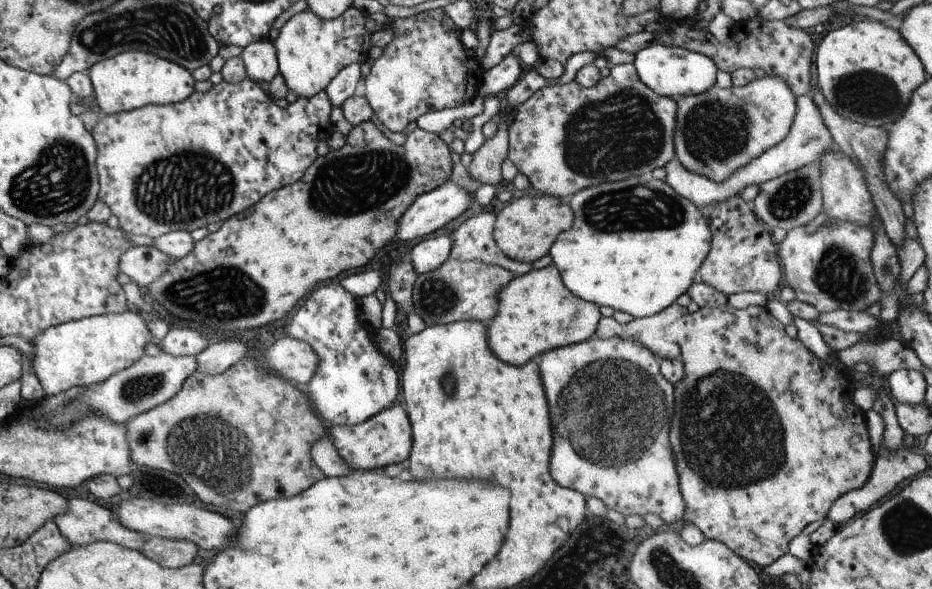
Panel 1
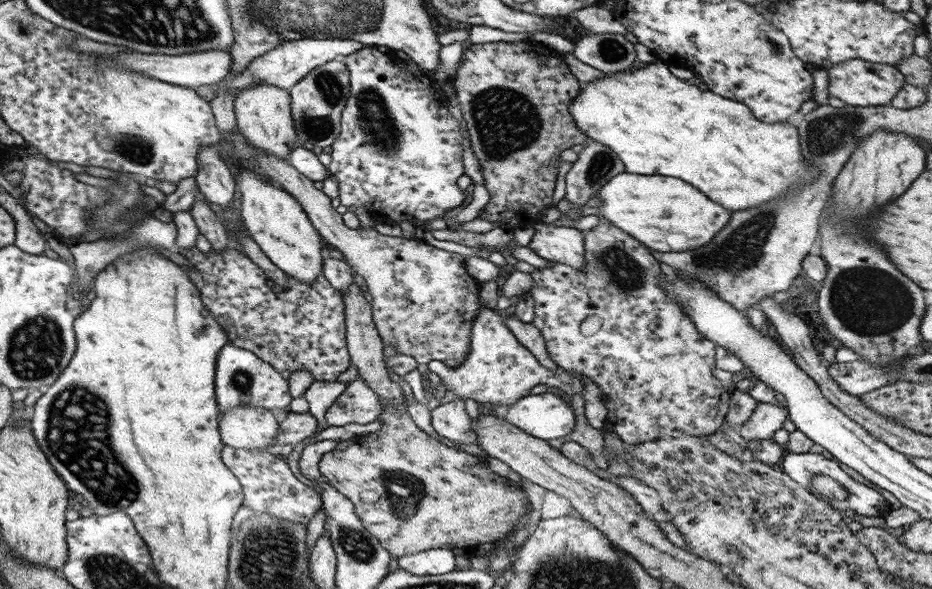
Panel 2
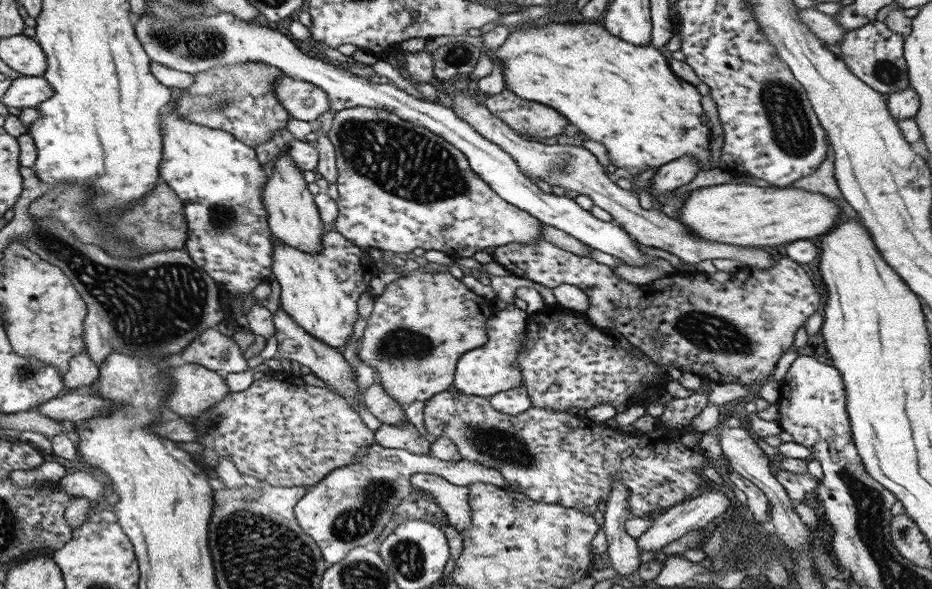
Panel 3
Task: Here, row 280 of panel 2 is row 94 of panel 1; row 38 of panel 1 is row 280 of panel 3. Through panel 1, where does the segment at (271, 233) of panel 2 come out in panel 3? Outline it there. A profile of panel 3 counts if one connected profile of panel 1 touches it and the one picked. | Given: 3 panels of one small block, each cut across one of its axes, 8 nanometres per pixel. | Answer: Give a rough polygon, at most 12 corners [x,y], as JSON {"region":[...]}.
{"region":[[328,229],[307,254],[273,240],[280,306],[335,348],[378,268]]}

